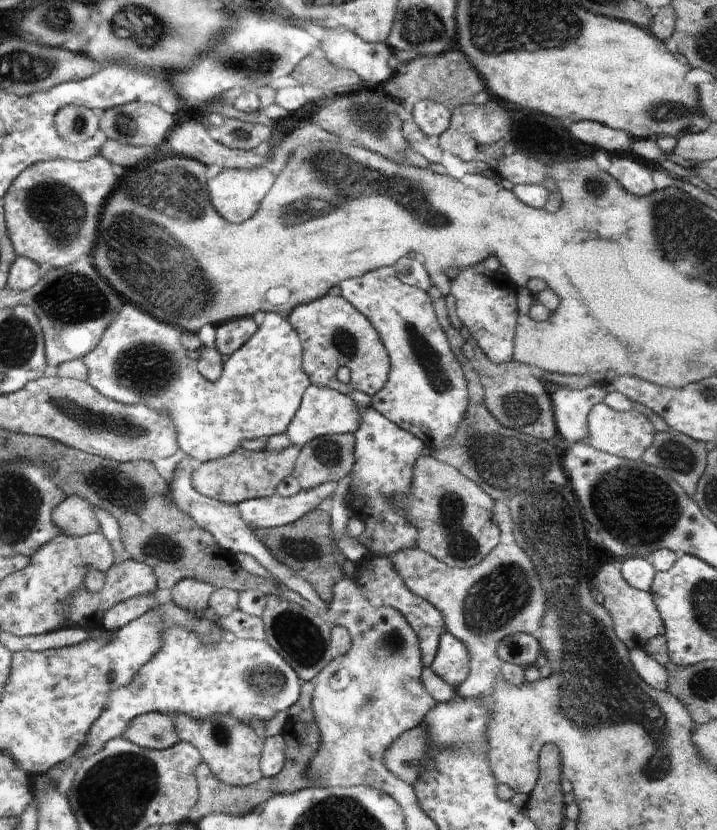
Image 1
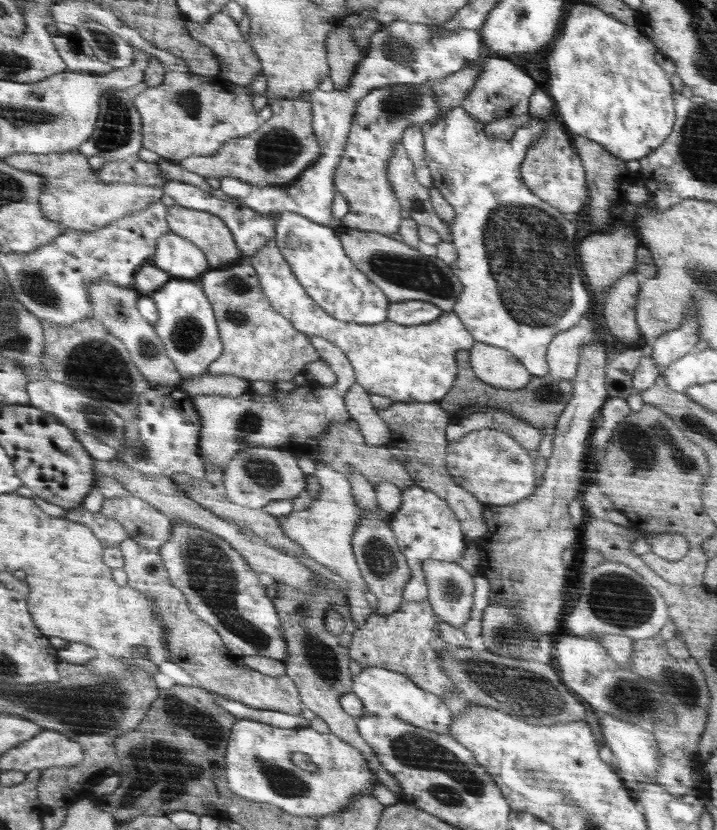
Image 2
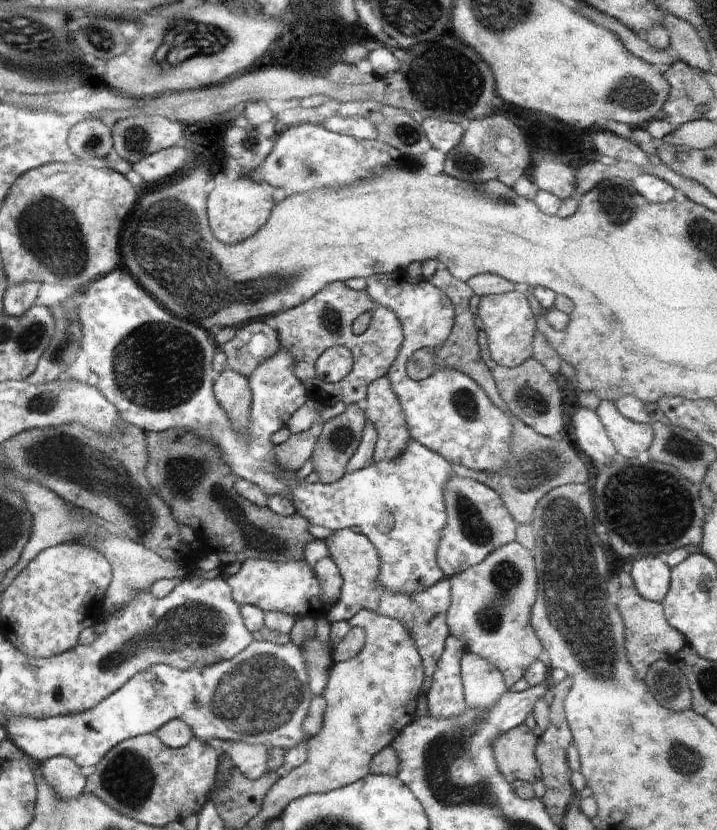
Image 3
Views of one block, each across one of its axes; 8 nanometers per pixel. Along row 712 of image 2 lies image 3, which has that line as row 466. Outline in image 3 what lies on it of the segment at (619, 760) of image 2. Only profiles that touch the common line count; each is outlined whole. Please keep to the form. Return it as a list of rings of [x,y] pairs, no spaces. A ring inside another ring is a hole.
[[[579,407],[572,417],[574,434],[583,452],[596,466],[609,465],[618,456],[600,417],[591,409]]]

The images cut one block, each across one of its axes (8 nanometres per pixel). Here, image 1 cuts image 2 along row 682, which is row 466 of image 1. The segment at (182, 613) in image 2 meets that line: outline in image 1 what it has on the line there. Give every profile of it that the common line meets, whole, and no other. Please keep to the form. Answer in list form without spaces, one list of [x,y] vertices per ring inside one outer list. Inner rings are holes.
[[[288,446],[280,452],[268,452],[263,450],[260,452],[251,452],[240,448],[238,452],[230,454],[230,456],[222,456],[210,462],[197,463],[194,470],[194,486],[200,490],[208,498],[212,500],[220,500],[224,504],[240,504],[251,499],[258,499],[261,497],[270,497],[275,495],[275,489],[282,482],[282,480],[291,475],[292,470],[295,469],[295,463],[298,461],[301,453],[300,446]]]

